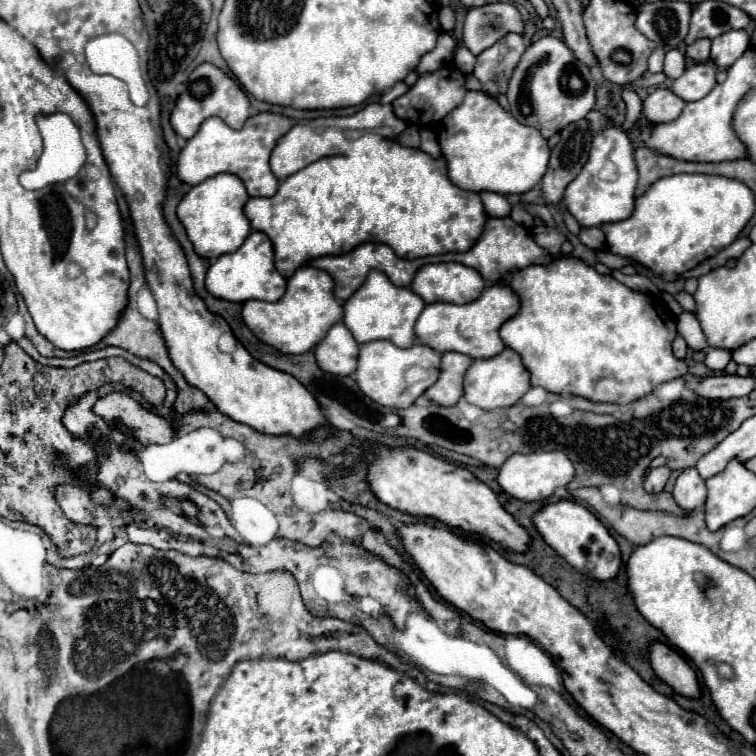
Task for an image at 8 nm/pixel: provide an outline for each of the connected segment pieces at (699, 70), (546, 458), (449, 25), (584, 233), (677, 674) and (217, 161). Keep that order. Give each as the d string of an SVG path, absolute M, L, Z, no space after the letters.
M711 61L695 63L693 67L687 67L679 79L673 81L671 91L683 101L699 101L713 89L715 73L717 69Z
M541 451L541 453L529 453L529 455L511 455L499 469L499 485L505 493L513 495L521 501L545 501L553 495L557 487L565 487L575 475L573 463L563 451Z
M443 7L441 13L439 13L439 21L441 21L443 31L453 31L453 27L455 27L455 13L449 7Z
M583 227L579 231L579 241L591 249L603 249L605 247L605 235L599 227Z
M653 643L649 651L651 651L651 667L667 685L671 685L683 697L689 699L701 697L697 673L675 649L663 643Z
M257 113L247 119L245 127L235 131L219 117L207 119L195 137L187 141L177 159L177 175L181 181L189 185L199 185L201 181L217 175L217 173L233 173L237 175L251 197L273 197L279 187L279 179L271 173L269 157L277 141L293 127L293 119L275 113Z

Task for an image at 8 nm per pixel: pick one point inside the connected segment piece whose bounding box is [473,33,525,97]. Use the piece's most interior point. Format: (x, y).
(493, 67)

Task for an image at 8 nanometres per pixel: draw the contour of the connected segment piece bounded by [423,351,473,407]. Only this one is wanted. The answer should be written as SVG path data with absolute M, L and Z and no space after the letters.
M455 351L445 353L441 359L441 375L437 383L433 383L423 395L443 407L455 405L463 395L463 377L471 363L473 359L469 355Z

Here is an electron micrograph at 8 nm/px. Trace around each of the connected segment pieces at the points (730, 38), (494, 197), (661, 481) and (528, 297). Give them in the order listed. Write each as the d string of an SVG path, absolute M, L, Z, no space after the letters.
M729 31L721 37L713 39L711 45L711 59L721 69L729 69L749 47L749 33L747 31Z
M483 191L481 199L483 199L483 205L485 205L489 217L505 217L511 213L511 203L507 201L505 195Z
M665 465L657 467L657 469L647 469L645 471L645 491L649 491L649 493L663 491L669 475L671 475L671 469Z
M559 257L557 261L553 261L553 263L547 265L547 267L543 267L543 265L531 265L531 267L527 267L527 269L515 271L515 273L509 275L507 285L513 287L515 293L521 297L521 309L519 309L519 313L517 313L515 317L511 317L509 321L503 323L499 335L501 335L503 343L505 343L509 349L513 349L513 351L517 351L517 353L521 355L523 365L525 365L525 367L529 369L529 373L531 373L531 385L533 385L533 387L539 385L539 387L545 387L545 389L551 391L551 393L571 393L571 395L579 395L579 397L585 397L585 399L589 399L589 401L593 401L593 403L633 403L633 401L637 401L637 399L649 395L655 385L667 383L667 381L671 381L671 379L677 379L677 377L683 377L683 375L689 373L687 363L681 361L681 359L677 359L677 357L673 355L673 351L671 351L671 343L673 343L673 339L677 337L675 325L673 325L673 327L671 327L671 325L665 325L665 321L659 317L659 313L657 313L655 307L651 305L649 297L643 295L643 293L639 293L639 291L633 291L633 289L625 287L623 283L615 281L611 275L601 275L601 273L597 273L593 267L585 265L583 261L579 261L579 259L575 259L575 257Z

